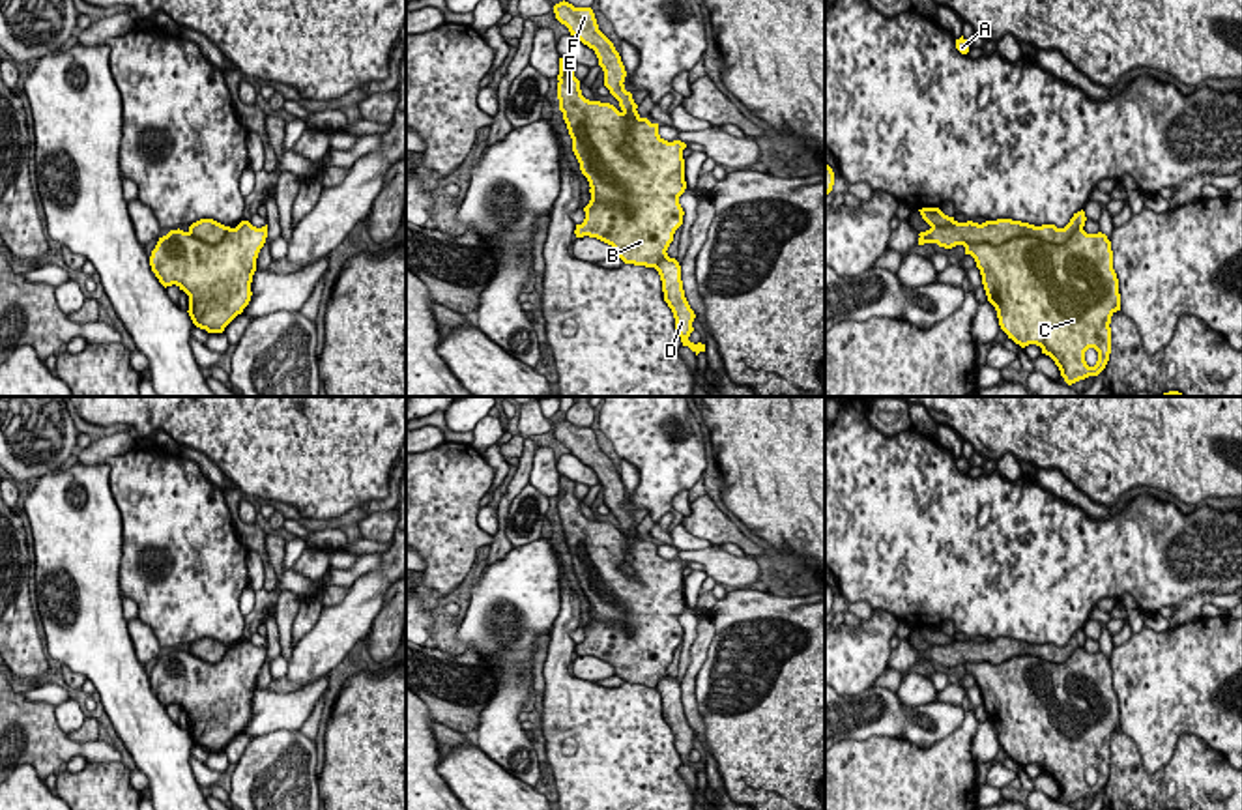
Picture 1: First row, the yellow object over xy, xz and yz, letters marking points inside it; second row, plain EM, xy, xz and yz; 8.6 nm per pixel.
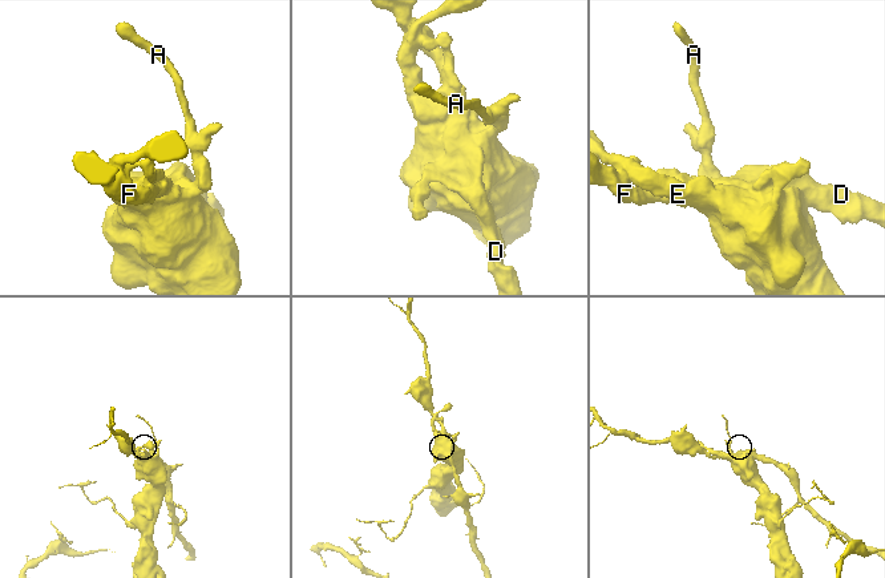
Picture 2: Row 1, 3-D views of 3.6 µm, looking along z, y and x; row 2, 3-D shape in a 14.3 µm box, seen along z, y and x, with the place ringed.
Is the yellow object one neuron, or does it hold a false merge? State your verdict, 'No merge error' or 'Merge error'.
Merge error

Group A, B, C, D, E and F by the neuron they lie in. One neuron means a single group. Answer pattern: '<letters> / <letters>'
A B C E / D F

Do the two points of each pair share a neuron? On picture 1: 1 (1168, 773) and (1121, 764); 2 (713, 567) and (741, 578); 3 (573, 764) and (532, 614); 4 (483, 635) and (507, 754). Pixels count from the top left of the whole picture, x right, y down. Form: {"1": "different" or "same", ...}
{"1": "same", "2": "same", "3": "different", "4": "same"}

